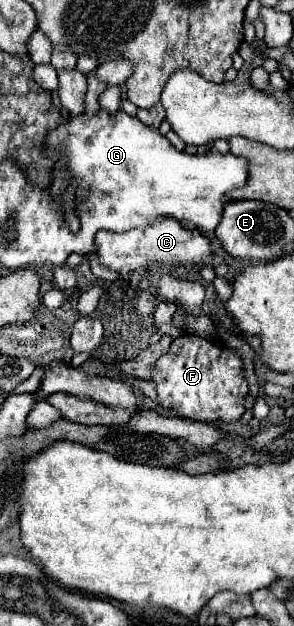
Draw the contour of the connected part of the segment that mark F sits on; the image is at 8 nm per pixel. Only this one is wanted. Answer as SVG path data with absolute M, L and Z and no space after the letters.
M181 334L171 342L167 354L163 354L151 374L159 404L175 416L201 420L201 422L235 422L245 412L245 396L249 384L243 374L241 356L215 340L199 338L195 334Z

